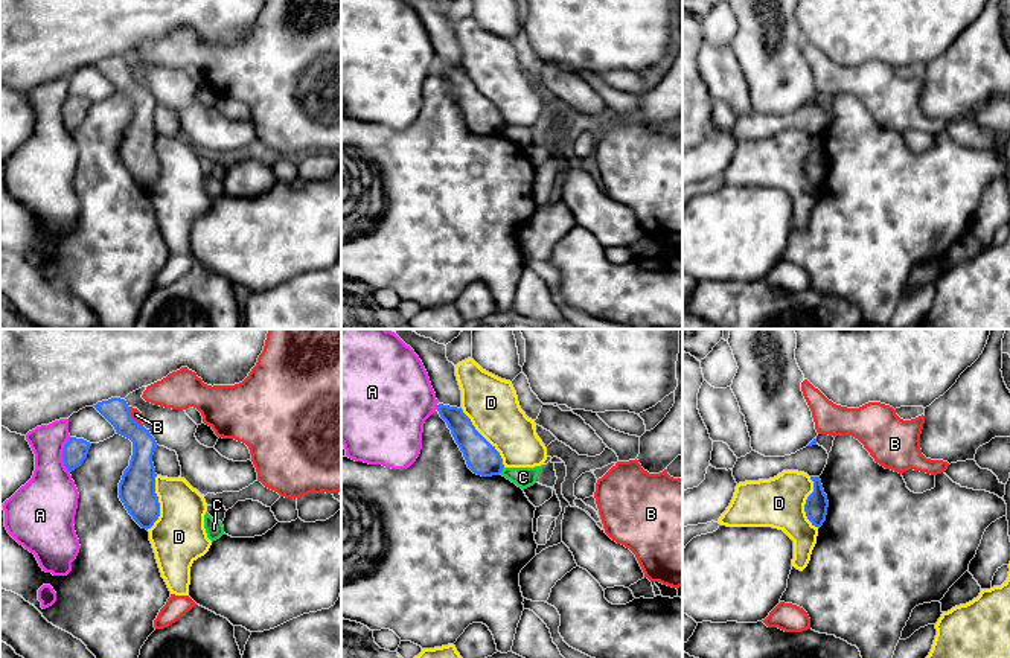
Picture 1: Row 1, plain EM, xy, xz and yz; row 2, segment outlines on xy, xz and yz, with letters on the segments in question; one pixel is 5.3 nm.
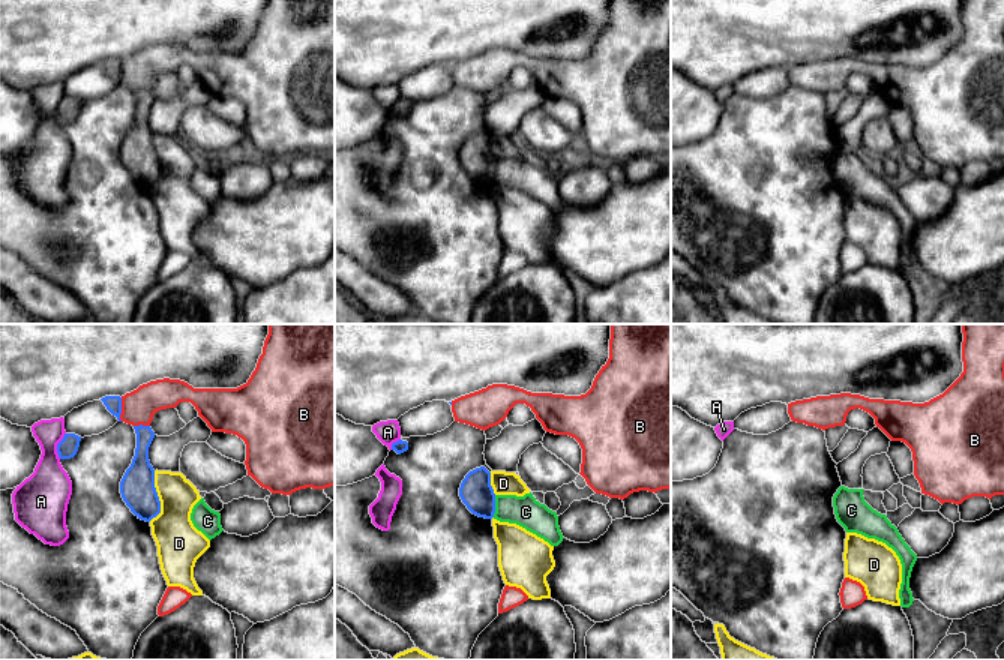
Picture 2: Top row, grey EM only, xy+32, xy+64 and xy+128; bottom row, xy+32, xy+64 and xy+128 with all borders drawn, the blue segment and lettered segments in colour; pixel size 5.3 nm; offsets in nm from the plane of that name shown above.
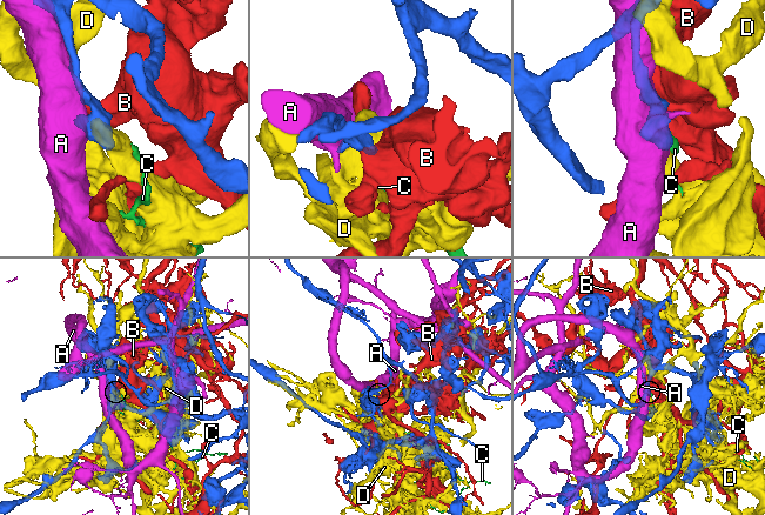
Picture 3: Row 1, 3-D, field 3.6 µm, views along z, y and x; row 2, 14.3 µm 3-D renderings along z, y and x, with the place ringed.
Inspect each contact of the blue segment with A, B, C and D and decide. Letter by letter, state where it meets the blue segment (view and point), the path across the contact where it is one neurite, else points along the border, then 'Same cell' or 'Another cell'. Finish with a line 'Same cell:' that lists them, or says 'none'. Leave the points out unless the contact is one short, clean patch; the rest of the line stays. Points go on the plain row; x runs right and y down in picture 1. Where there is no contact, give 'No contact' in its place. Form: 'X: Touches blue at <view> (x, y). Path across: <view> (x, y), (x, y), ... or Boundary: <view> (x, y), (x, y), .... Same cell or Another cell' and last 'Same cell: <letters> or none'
A: Touches blue at xy (63, 113). Another cell
B: Touches blue at xy (131, 76). Another cell
C: Touches blue at xz (501, 128). Boundary: xz (503, 125), (500, 131). Another cell
D: Touches blue at xz (485, 98). Another cell
Same cell: none

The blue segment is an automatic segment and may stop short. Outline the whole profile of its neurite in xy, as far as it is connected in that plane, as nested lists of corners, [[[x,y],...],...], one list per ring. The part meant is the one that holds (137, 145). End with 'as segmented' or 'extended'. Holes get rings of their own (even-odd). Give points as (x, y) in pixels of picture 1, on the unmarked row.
[[[111,56],[93,64],[116,88],[133,101],[129,125],[119,142],[119,157],[128,172],[142,187],[151,187],[160,175],[160,161],[155,152],[155,126],[152,122],[157,101],[149,88],[139,84],[125,58]]]; as segmented

